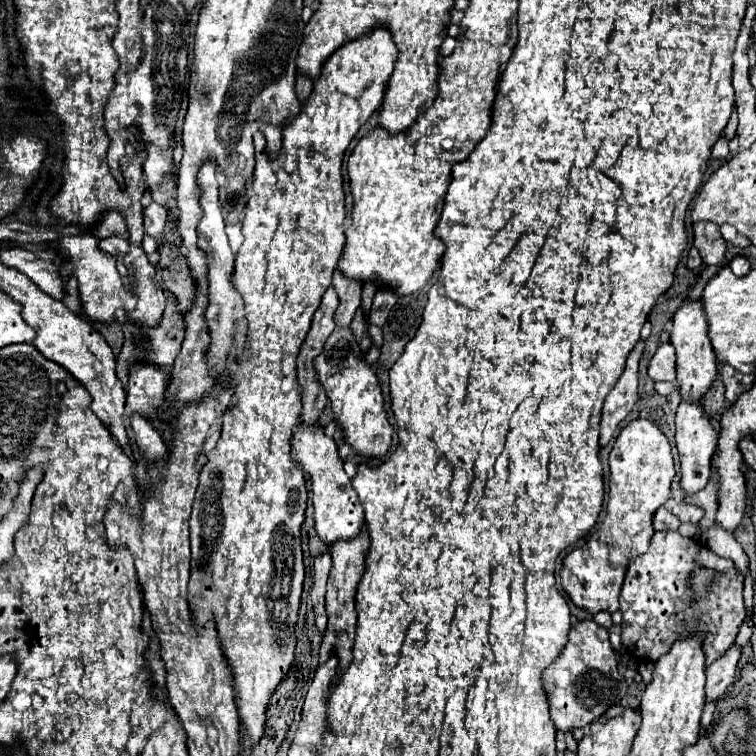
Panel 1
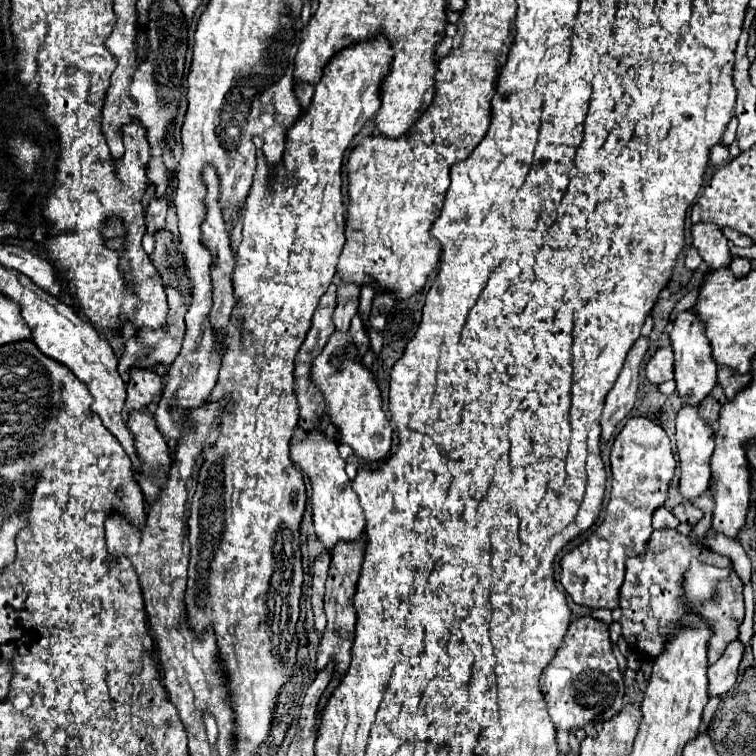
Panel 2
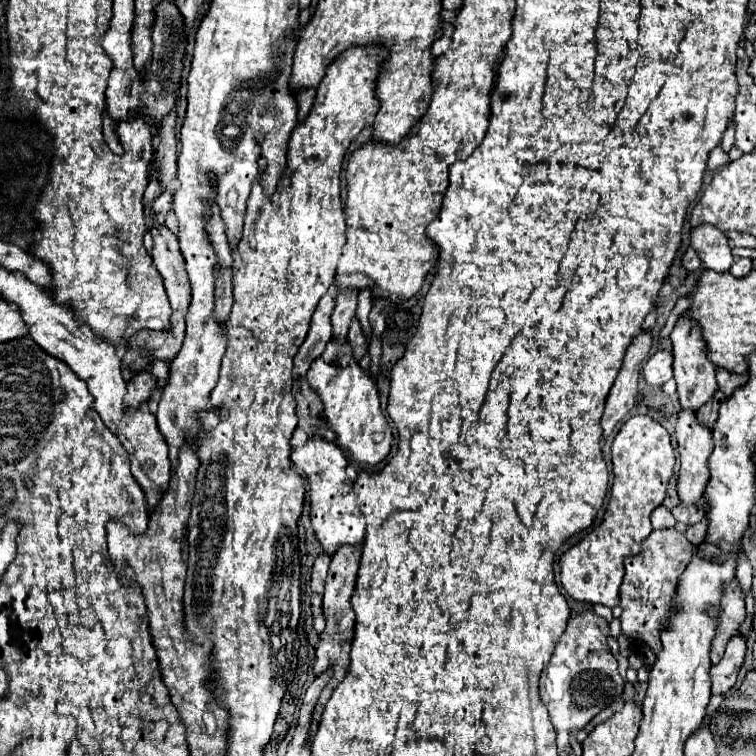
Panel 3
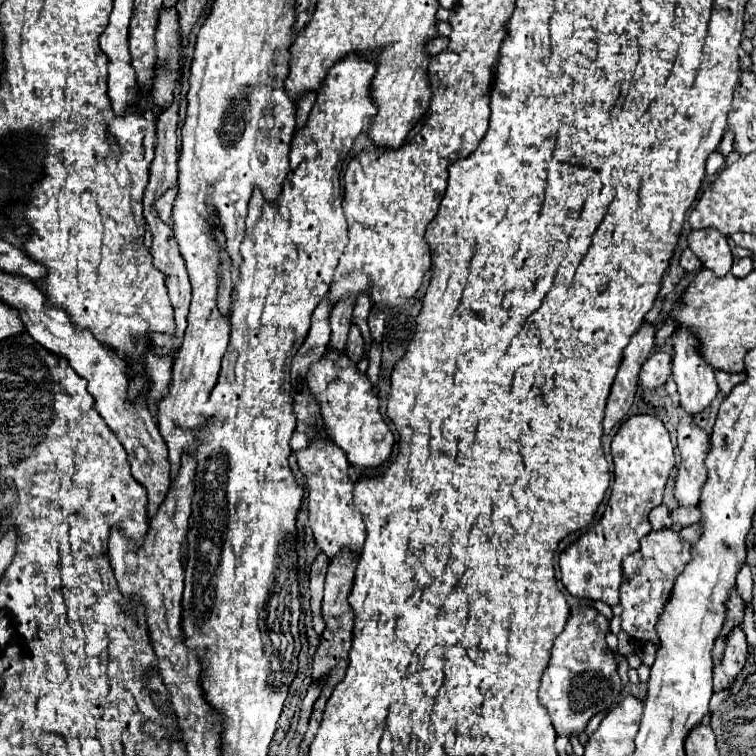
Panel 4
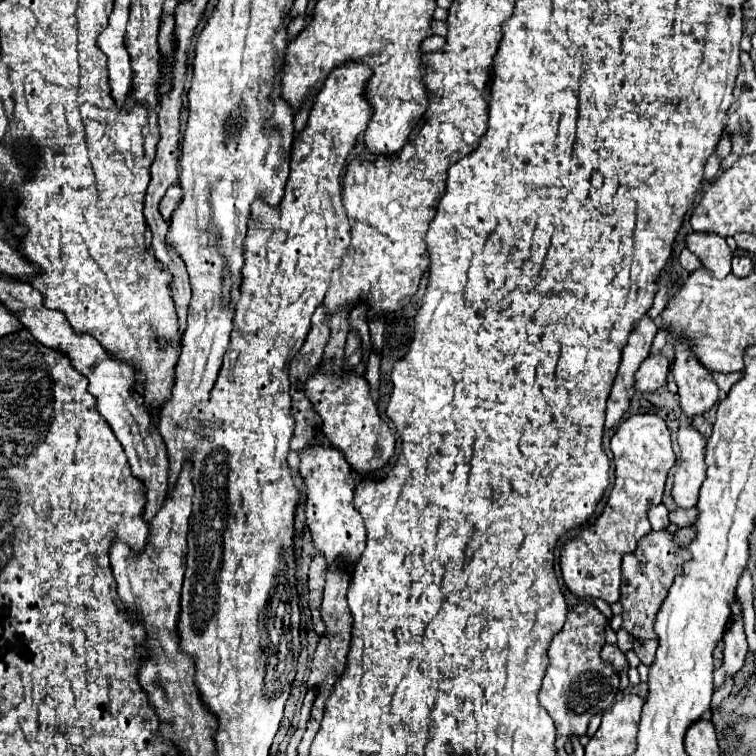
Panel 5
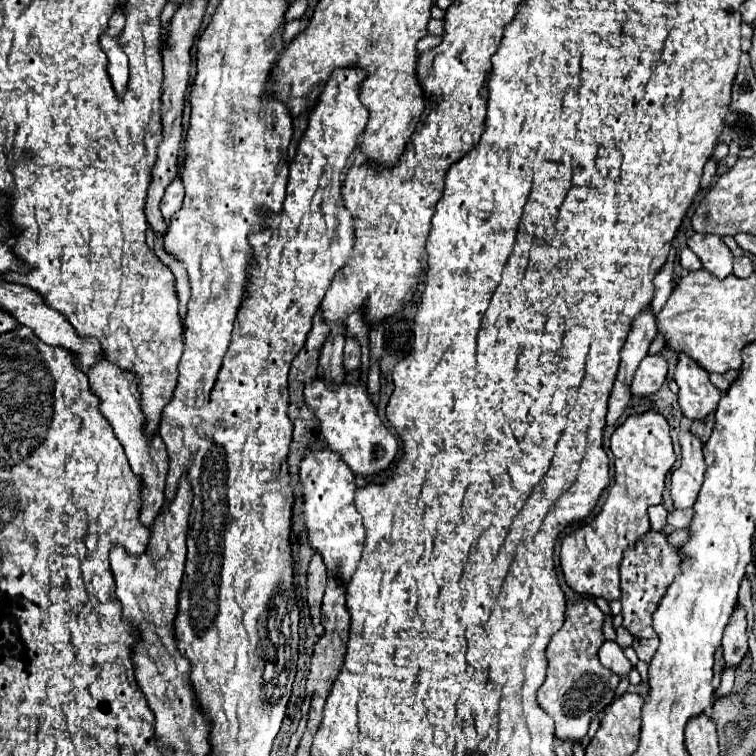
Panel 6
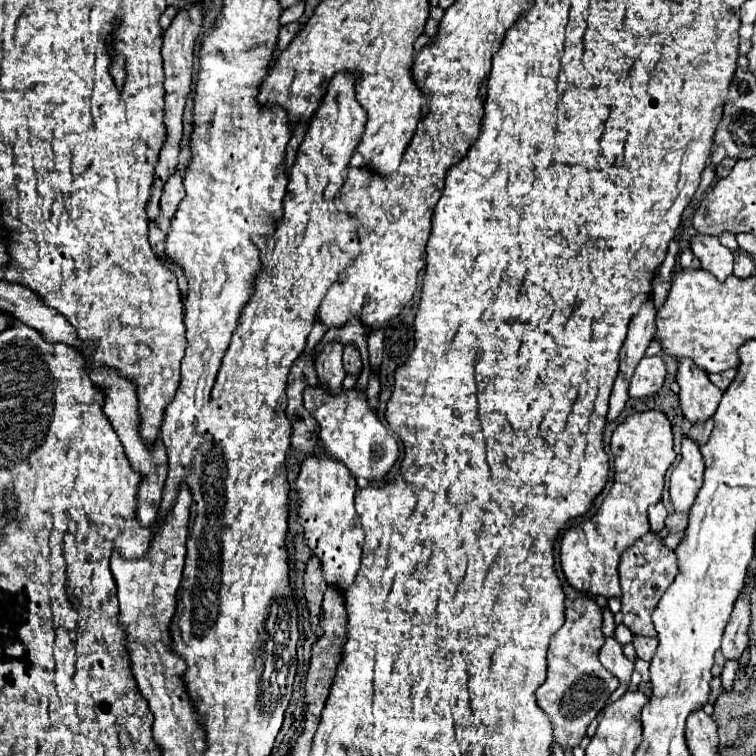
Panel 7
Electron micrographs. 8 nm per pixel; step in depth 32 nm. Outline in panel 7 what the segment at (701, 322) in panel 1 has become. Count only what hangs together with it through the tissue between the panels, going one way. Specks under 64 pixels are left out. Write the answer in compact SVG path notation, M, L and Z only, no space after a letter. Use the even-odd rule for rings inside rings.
M682 360L678 364L676 382L680 384L678 396L686 420L692 424L710 420L720 404L722 390L708 380L708 374L702 372L692 360Z

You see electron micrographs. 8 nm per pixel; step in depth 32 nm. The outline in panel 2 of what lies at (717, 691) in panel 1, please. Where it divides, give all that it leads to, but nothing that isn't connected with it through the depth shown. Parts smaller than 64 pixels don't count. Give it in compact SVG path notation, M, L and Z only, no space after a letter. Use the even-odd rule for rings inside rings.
M736 638L728 644L722 658L708 668L708 680L710 680L708 692L710 692L710 696L724 696L736 684L742 654L744 654L744 644Z

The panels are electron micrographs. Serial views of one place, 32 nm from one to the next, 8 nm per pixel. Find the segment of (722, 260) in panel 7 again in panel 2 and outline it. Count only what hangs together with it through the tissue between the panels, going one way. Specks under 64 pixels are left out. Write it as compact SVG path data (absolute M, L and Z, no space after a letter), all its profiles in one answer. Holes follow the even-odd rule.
M716 224L692 226L692 244L710 270L728 268L732 262L728 240Z

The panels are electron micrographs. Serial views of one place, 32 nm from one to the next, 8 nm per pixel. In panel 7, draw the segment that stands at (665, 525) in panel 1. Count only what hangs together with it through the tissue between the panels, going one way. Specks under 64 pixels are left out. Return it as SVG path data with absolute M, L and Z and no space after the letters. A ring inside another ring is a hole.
M662 502L654 504L648 508L648 518L650 518L650 528L652 532L660 532L664 528L664 518L666 518L666 508L662 506Z

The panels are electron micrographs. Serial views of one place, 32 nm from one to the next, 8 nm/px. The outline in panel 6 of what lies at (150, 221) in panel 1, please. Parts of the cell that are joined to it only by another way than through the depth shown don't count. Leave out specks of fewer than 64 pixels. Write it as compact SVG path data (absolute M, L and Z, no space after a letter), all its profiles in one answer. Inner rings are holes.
M176 176L176 178L168 184L168 188L166 188L166 192L164 192L164 198L162 198L162 202L160 202L160 210L162 210L162 216L164 216L166 220L170 220L174 212L178 212L178 208L180 208L180 204L182 204L182 198L184 198L184 186L182 186L180 176Z

